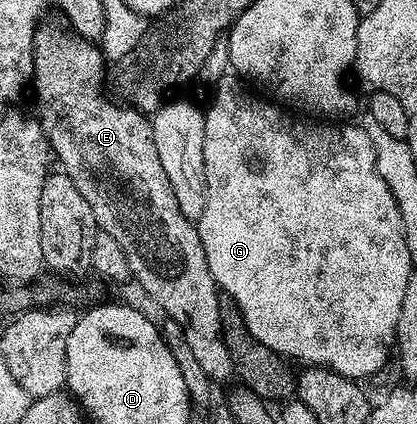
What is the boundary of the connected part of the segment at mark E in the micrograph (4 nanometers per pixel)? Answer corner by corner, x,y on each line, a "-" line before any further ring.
40,25
36,28
34,45
32,46
32,78
30,80
30,87
31,90
36,90
36,111
40,114
38,124
44,131
44,137
48,141
49,148
54,152
55,158
56,155
60,158
60,163
64,166
61,167
63,174
68,175
70,181
74,181
74,185
78,185
78,193
82,193
82,197
86,197
86,205
90,205
90,209
94,213
97,228
106,232
110,237
114,237
114,241
118,241
118,246
122,249
122,253
126,253
126,262
130,265
130,273
134,283
137,283
165,311
163,314
167,318
178,321
178,325
182,325
182,333
186,337
186,345
190,345
191,351
194,352
194,358
198,360
198,365
202,365
202,373
206,373
209,379
213,381
233,378
234,360
231,353
228,352
228,346
224,340
224,320
222,318
222,310
220,311
222,295
217,288
216,282
210,277
197,224
193,220
186,218
178,209
178,201
174,201
174,189
170,189
170,181
166,177
166,169
162,169
162,161
158,161
158,149
154,149
154,137
152,136
152,125
149,116
145,112
136,110
131,105
121,105
119,102
116,102
117,104
111,103
104,96
104,83
106,87
104,64
106,64
106,58
104,52
100,50
95,42
86,40
75,33
63,35
56,27
44,26

